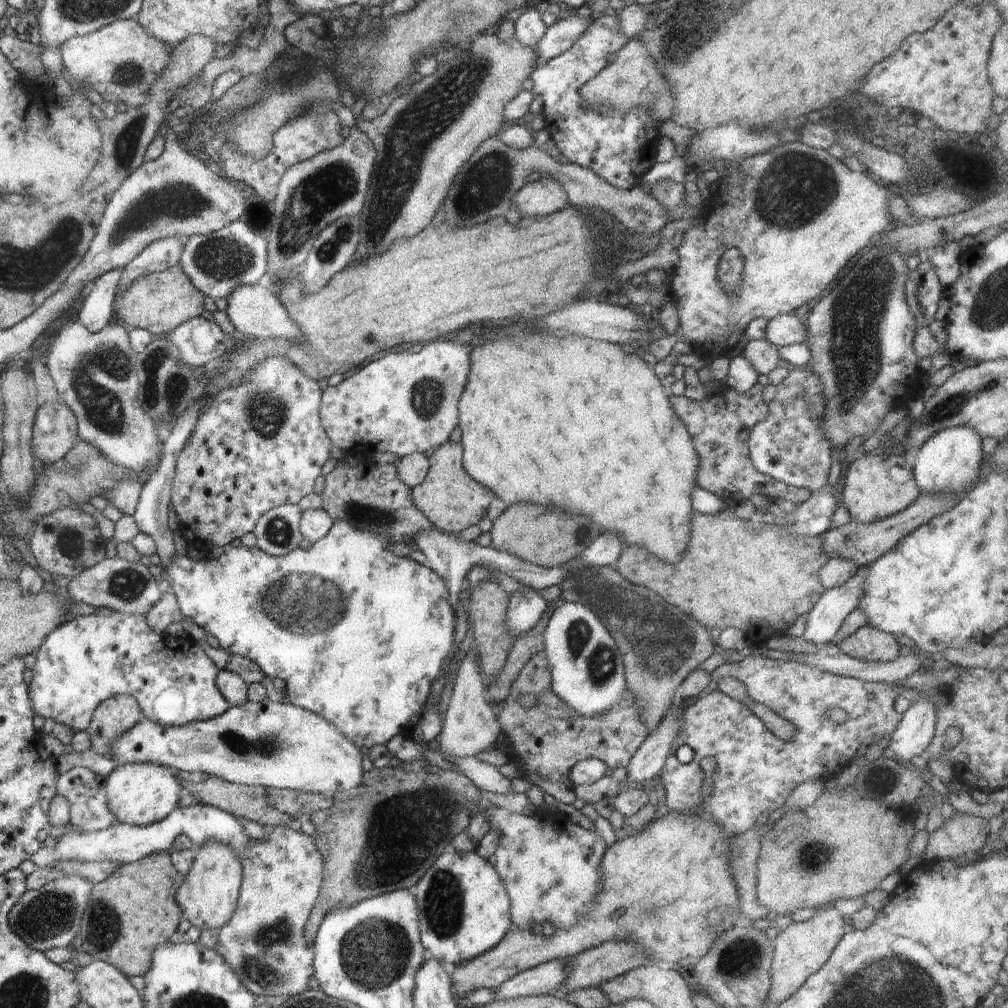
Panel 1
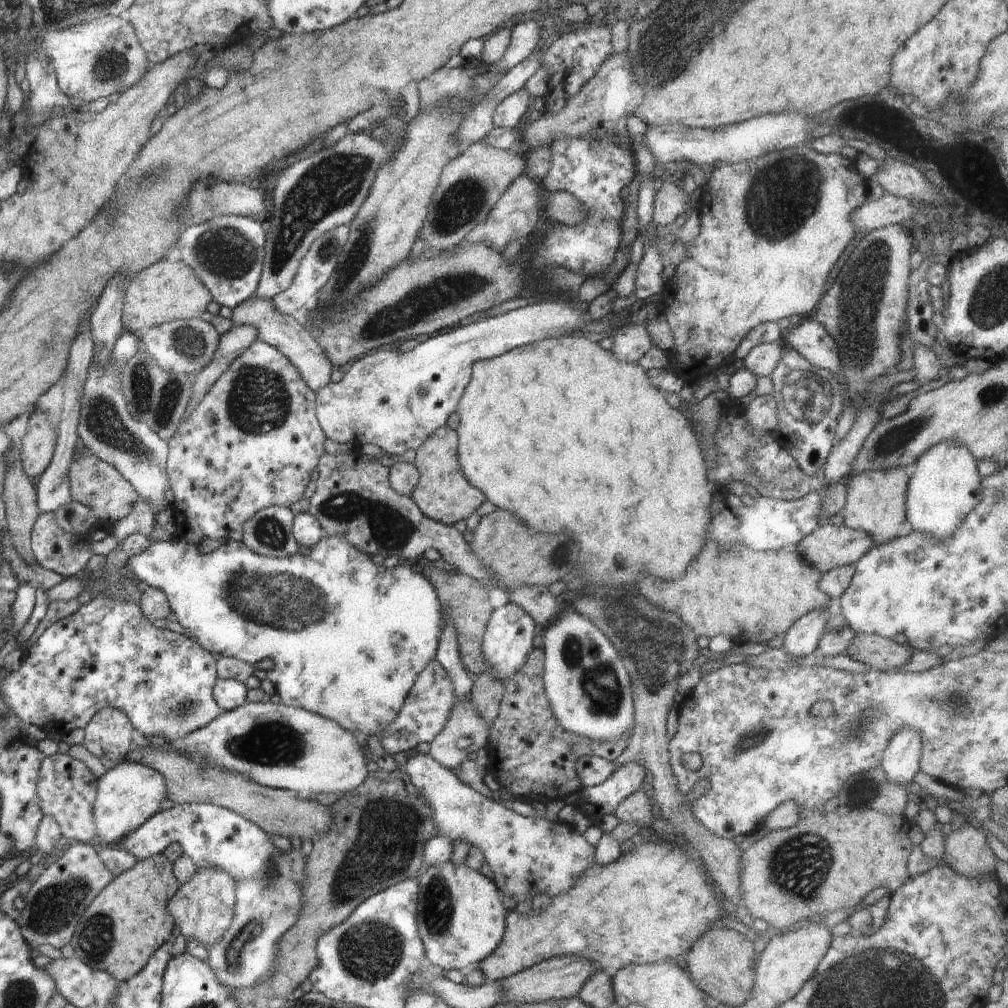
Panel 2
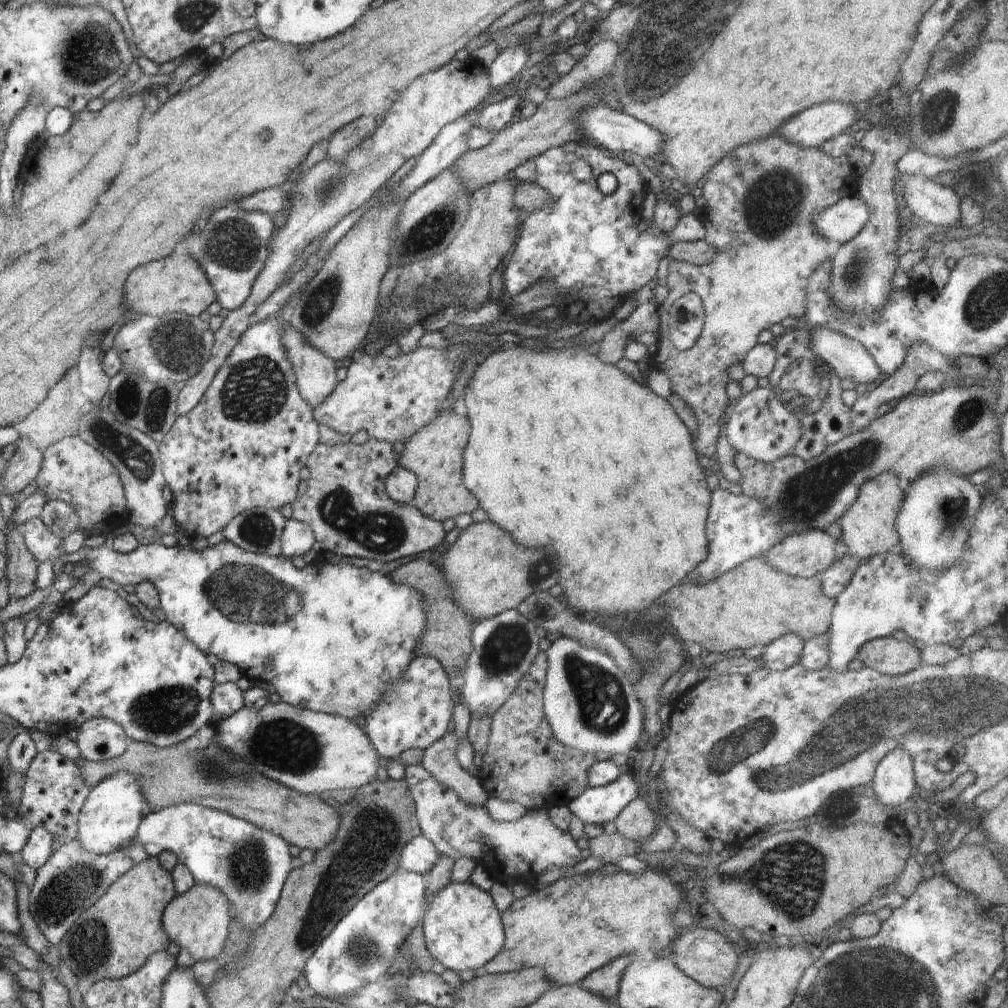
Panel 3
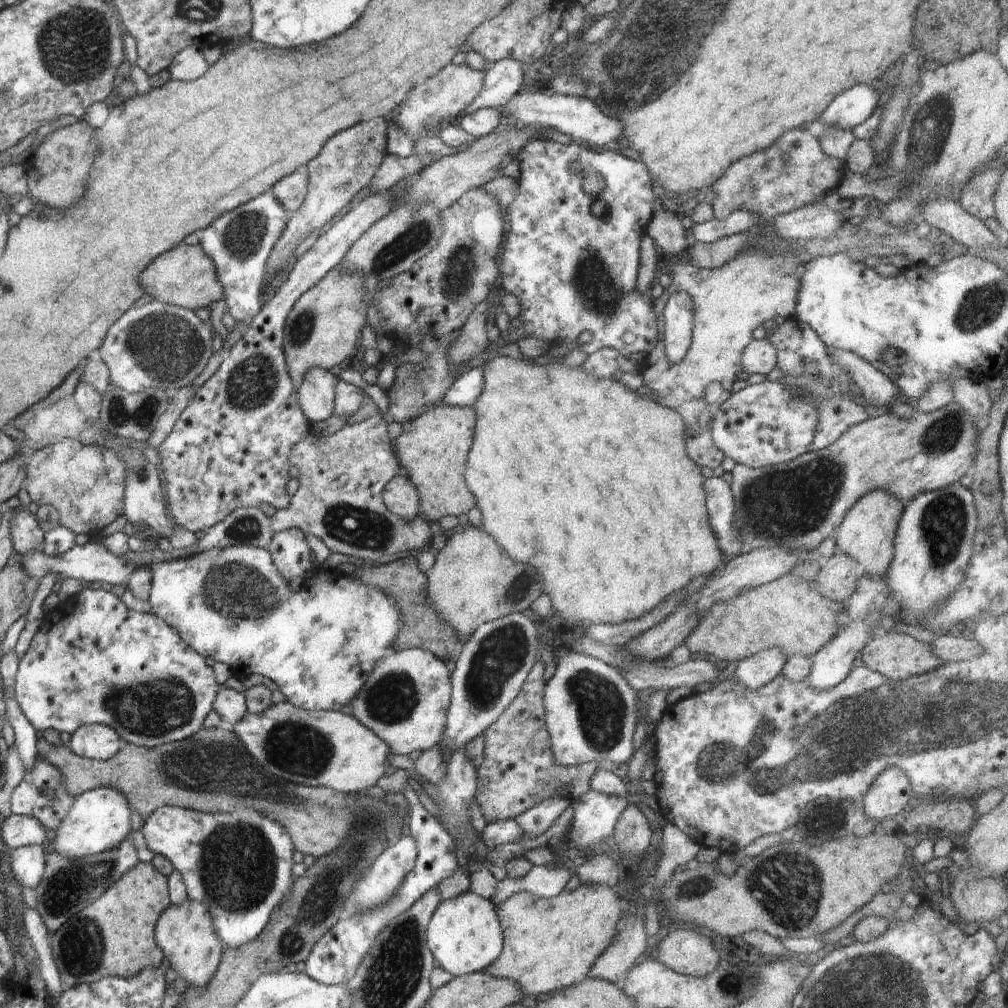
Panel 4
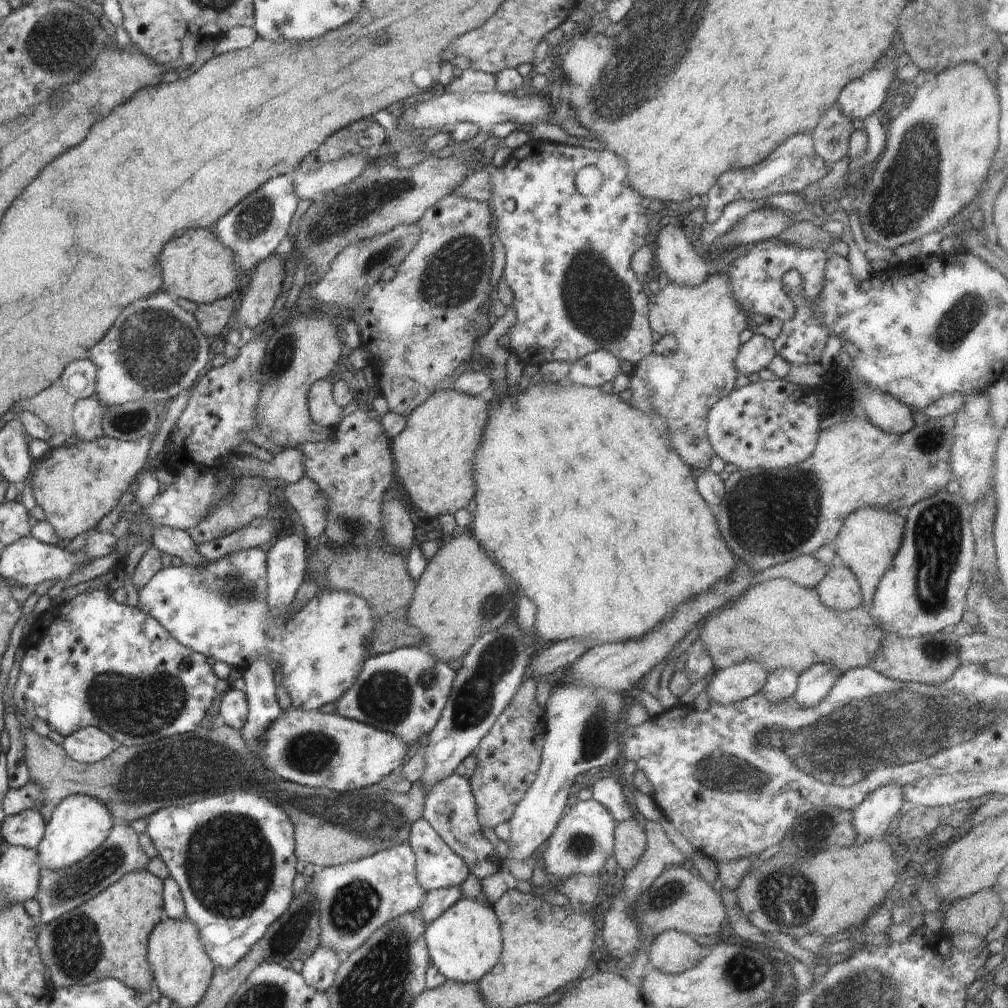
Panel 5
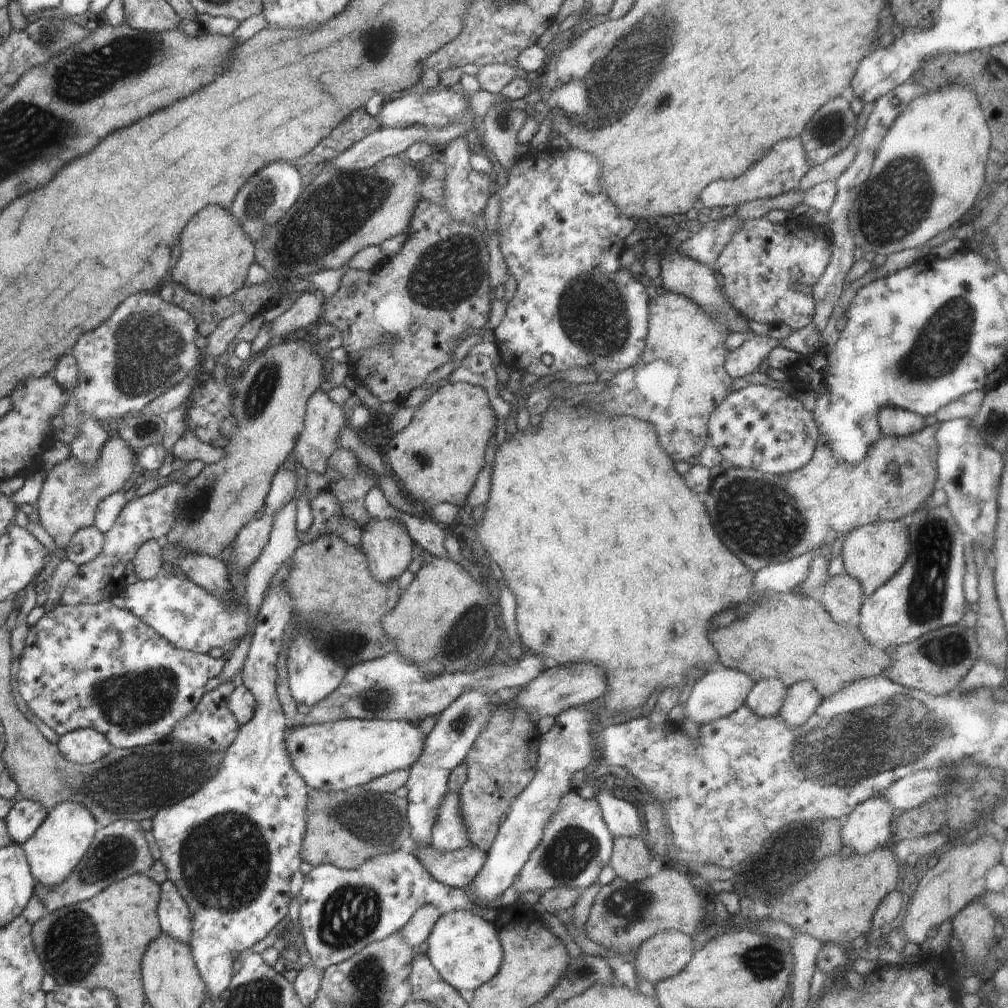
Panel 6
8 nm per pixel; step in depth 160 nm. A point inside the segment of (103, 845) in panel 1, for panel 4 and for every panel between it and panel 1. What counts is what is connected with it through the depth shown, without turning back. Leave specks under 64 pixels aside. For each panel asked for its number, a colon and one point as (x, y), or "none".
2: (212, 836)
3: (250, 865)
4: (239, 864)

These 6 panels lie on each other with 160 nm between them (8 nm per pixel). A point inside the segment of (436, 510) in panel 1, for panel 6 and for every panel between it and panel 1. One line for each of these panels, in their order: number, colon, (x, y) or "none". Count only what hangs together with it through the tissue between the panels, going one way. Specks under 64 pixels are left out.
2: (443, 494)
3: (434, 454)
4: (432, 450)
5: (434, 455)
6: (437, 457)

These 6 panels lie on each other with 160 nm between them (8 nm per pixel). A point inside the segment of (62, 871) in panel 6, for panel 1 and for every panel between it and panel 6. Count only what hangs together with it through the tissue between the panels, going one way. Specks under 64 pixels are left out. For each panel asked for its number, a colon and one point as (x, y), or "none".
1: (139, 794)
2: (128, 795)
3: (108, 819)
4: (99, 819)
5: (79, 825)

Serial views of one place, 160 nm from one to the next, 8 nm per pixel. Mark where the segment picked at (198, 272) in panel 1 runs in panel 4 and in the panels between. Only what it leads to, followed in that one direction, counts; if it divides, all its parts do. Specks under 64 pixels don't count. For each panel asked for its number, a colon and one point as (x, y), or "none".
2: (226, 253)
3: (232, 246)
4: (239, 242)

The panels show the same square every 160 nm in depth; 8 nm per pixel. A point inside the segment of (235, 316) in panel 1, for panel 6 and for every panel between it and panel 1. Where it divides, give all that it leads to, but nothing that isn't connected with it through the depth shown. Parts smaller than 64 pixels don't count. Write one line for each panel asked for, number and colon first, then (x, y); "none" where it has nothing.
2: (287, 333)
3: (315, 373)
4: (316, 392)
5: (323, 409)
6: (324, 419)

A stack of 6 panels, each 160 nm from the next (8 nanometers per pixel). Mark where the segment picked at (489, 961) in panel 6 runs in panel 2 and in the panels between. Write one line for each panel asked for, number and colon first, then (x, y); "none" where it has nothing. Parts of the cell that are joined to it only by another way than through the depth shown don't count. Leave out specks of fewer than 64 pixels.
2: (461, 919)
3: (462, 928)
4: (464, 934)
5: (464, 943)

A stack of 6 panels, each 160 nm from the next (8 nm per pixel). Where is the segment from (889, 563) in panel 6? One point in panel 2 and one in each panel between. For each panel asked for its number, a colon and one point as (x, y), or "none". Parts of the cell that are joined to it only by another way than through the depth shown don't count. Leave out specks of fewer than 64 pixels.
2: (876, 500)
3: (868, 527)
4: (866, 534)
5: (870, 536)

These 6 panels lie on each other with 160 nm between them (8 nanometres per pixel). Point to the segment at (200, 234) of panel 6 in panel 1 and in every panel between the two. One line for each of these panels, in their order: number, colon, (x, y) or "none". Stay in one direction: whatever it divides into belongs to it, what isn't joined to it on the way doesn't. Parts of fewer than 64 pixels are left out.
1: (158, 302)
2: (167, 290)
3: (176, 284)
4: (185, 276)
5: (199, 268)

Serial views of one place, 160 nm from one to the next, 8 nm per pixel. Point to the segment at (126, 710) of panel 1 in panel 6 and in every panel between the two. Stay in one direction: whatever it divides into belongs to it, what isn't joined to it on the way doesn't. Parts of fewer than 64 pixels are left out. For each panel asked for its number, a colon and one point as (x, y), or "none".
2: (108, 736)
3: (100, 739)
4: (96, 741)
5: (89, 745)
6: (84, 746)

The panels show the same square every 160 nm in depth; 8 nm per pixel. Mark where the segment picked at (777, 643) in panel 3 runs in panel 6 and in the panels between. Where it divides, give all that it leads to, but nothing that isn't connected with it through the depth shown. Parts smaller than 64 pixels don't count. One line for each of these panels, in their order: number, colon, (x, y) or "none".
4: (759, 669)
5: (736, 683)
6: (719, 692)

